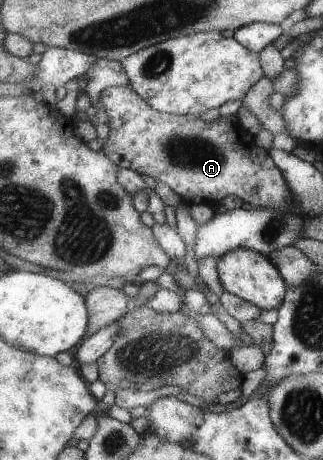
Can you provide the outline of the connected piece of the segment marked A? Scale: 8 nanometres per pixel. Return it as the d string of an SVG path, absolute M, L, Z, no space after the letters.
M131 86L105 87L105 89L101 90L99 99L102 102L102 106L109 119L109 133L103 143L103 150L111 159L113 159L113 161L115 161L115 163L117 163L117 165L119 165L119 167L125 167L143 175L149 175L149 177L152 177L157 182L170 186L170 188L189 205L197 205L197 203L215 205L220 204L226 197L238 196L245 206L253 207L255 209L291 209L291 207L293 207L293 191L291 191L291 186L287 183L288 179L285 177L283 170L279 169L279 166L275 163L269 150L267 151L263 149L263 147L259 147L259 145L255 143L255 135L243 128L237 115L231 115L231 117L220 116L220 119L217 119L217 121L206 122L200 119L200 115L175 115L163 113L157 109L153 109L150 102L145 101L145 99L143 99L143 97L141 97L141 95L139 95Z

